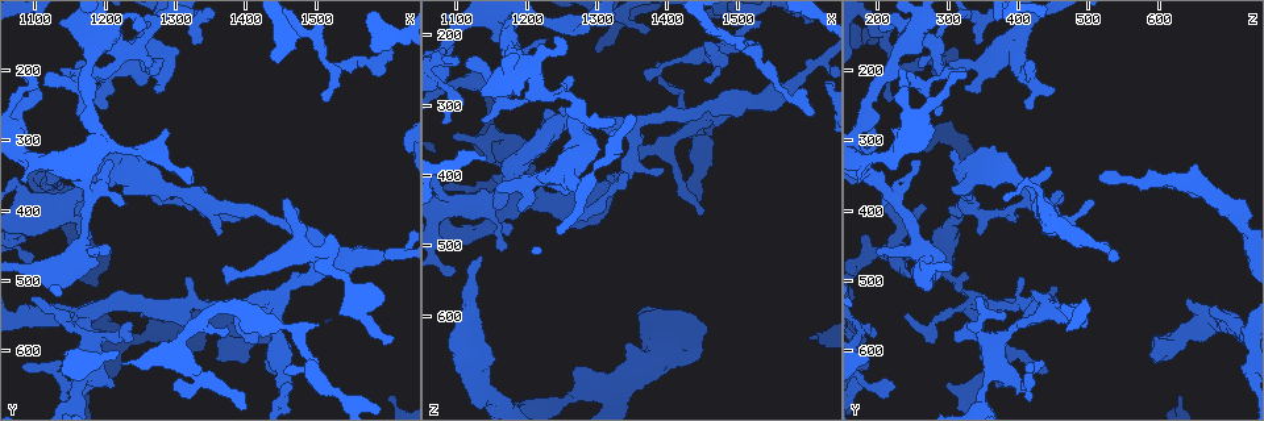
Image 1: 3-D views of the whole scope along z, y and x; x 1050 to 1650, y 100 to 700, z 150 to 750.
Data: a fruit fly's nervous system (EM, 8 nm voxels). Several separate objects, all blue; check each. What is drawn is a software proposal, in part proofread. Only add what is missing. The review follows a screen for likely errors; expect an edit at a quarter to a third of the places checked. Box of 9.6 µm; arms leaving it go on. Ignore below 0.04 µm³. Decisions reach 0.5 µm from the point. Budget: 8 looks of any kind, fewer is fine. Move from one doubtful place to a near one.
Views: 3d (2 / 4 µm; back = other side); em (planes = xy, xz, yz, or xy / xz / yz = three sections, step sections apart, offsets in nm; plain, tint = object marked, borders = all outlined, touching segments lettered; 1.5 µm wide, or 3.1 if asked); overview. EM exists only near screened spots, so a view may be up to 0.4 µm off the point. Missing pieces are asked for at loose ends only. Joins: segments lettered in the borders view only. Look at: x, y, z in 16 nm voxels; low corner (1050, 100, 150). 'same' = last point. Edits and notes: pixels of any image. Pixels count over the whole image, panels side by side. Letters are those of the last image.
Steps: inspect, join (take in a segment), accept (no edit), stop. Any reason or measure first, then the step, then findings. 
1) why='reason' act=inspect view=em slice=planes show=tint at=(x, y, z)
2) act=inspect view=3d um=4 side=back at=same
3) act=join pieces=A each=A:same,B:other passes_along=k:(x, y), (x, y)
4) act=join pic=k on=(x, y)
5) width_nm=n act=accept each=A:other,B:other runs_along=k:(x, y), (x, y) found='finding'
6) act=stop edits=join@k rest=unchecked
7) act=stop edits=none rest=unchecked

why='branch stops here' act=inspect view=em slice=planes show=tint at=(1135, 355, 515)

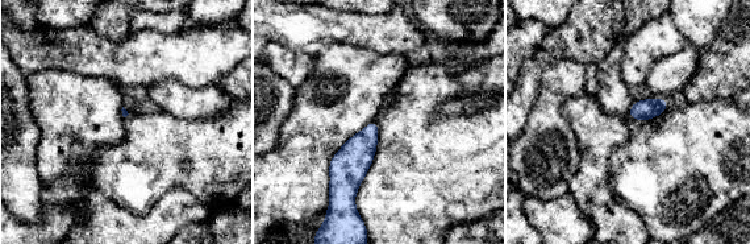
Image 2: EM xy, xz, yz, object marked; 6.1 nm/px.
why='what lies round it' act=inspect view=em slice=planes show=borders at=same

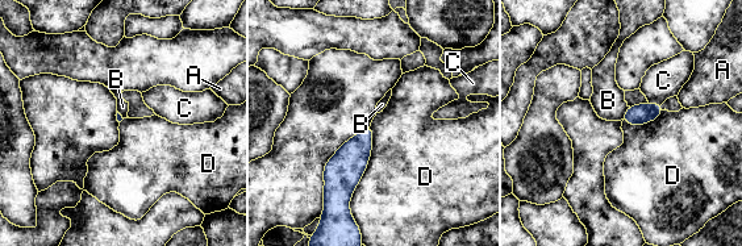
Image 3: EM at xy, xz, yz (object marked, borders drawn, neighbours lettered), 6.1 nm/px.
longest_contact=D:550nm act=accept each=A:other,B:other,C:other,D:other border=3:(371, 125), (372, 150), (350, 212) found='none of them fits'

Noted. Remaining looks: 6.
why='thick end' act=inspect view=3d um=4 at=(1340, 530, 640)

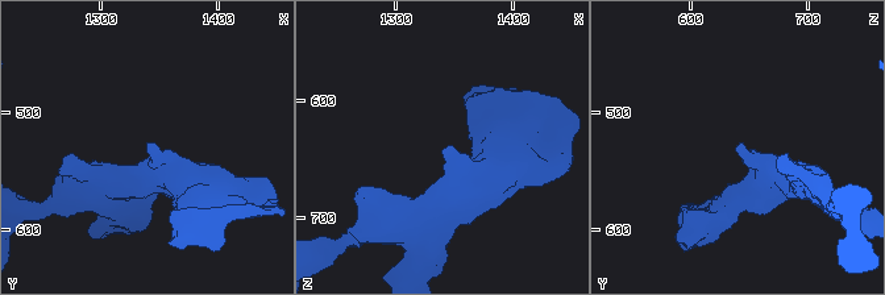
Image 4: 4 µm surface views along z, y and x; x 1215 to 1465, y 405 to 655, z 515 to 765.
act=inspect view=em slice=xy step=4 show=borders at=(1342, 530, 644)

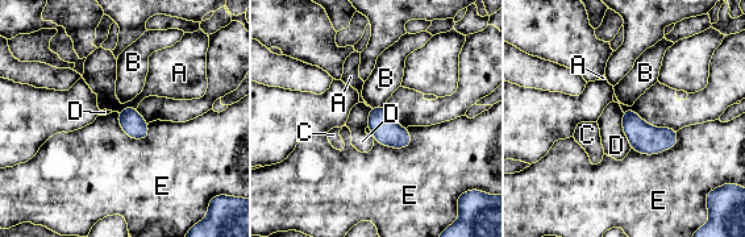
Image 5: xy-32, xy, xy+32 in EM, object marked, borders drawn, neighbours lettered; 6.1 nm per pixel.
act=accept each=A:other,B:other,C:other,D:other,E:other border=5:(621, 112), (621, 129), (632, 148) found='none of them fits'

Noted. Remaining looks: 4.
act=inspect view=em slice=planes show=tint at=(1440, 630, 440)

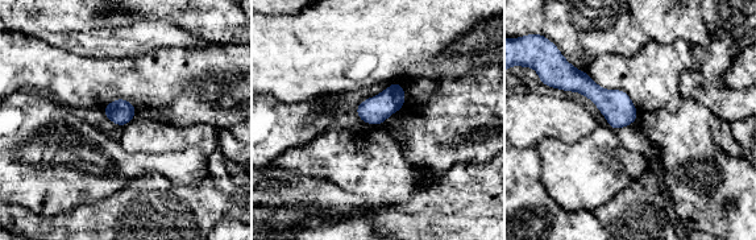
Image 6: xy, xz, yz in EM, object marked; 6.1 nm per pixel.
why='see the neighbours' act=inspect view=em slice=planes show=borders at=same

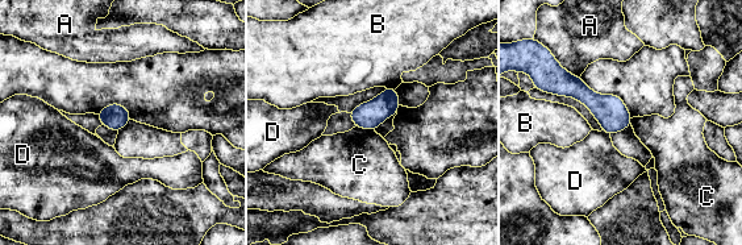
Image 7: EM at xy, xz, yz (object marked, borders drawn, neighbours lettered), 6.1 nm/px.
width_nm=160 act=accept each=A:other,B:other,C:other,D:other found='no lettered segment goes on from it'

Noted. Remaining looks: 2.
act=stop edits=none rest=unchecked

